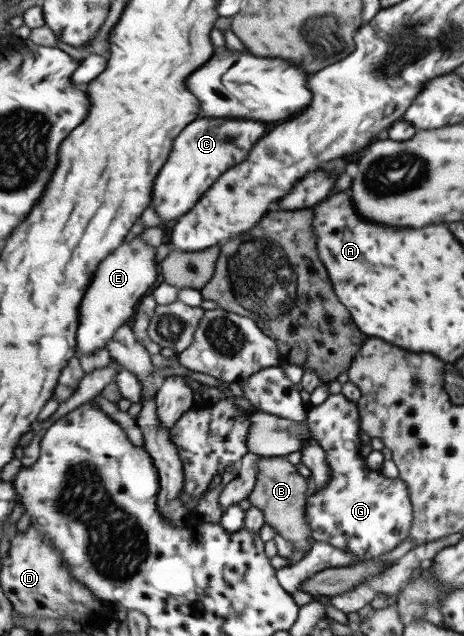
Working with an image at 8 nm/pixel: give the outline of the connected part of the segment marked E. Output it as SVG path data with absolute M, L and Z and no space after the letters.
M138 235L130 241L124 241L97 268L96 275L80 307L80 329L78 330L78 350L80 354L92 356L101 347L113 339L117 329L132 322L141 299L148 295L151 287L157 283L157 249L147 245Z

